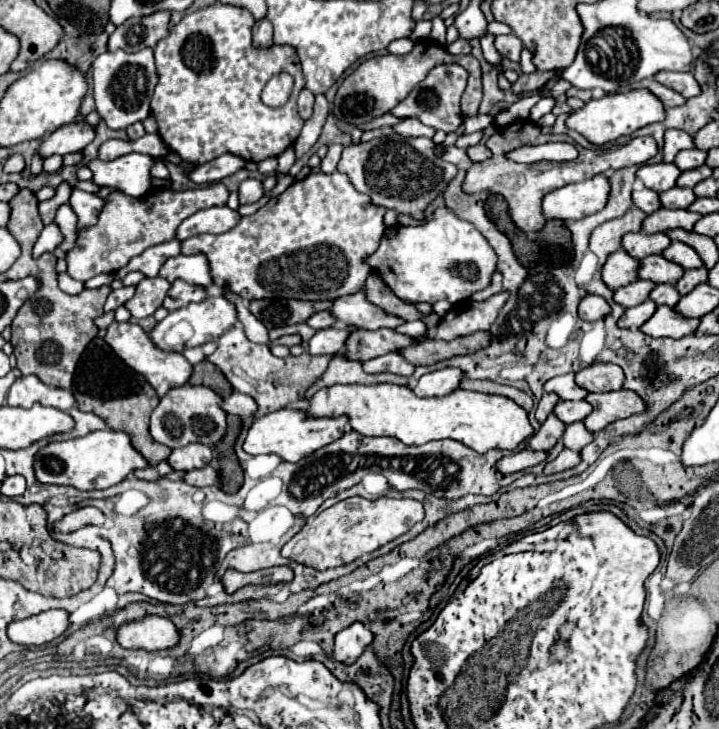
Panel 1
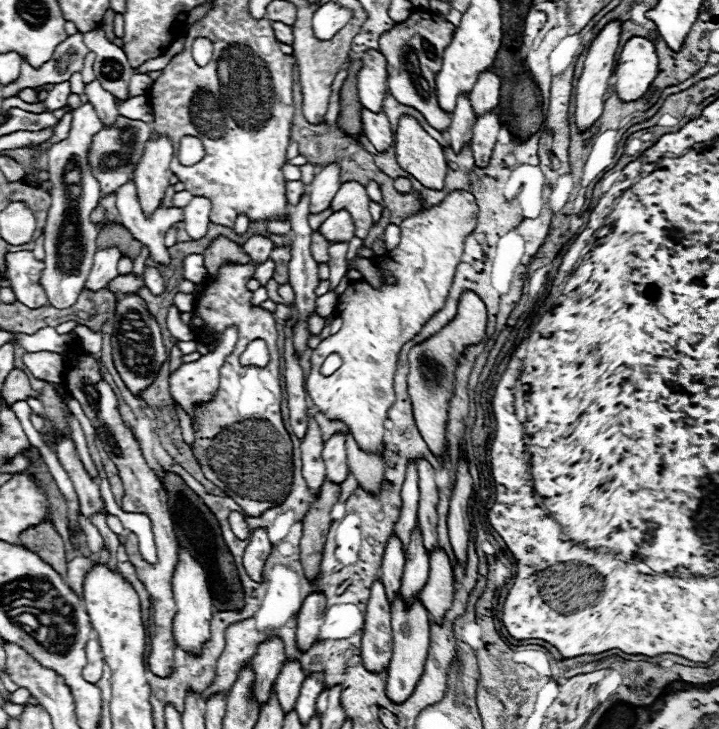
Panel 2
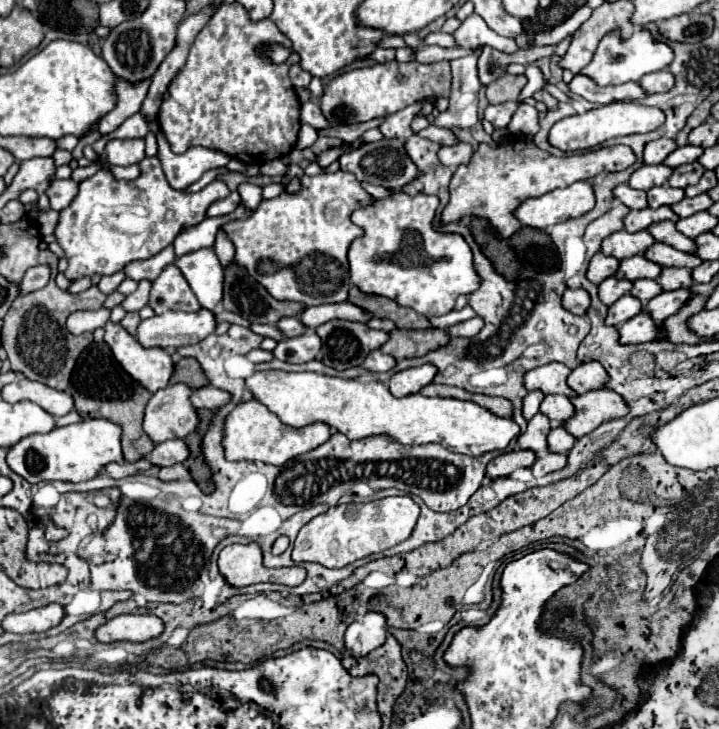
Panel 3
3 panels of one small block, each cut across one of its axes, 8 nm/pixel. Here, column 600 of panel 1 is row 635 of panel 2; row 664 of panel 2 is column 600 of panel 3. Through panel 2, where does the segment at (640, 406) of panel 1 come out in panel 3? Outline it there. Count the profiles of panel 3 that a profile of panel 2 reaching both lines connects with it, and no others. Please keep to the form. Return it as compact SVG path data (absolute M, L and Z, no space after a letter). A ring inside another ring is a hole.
M608 388L590 390L586 394L572 396L570 402L574 404L574 416L562 422L562 426L574 438L582 438L590 434L594 428L598 428L602 422L612 418L622 418L628 412L622 396L618 396L614 390Z

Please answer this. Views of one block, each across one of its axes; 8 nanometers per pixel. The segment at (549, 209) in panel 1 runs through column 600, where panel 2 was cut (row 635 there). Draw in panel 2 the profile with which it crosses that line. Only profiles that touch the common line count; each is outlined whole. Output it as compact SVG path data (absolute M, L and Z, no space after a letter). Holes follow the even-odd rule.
M178 548L178 564L172 576L172 592L176 600L176 620L174 620L174 636L176 644L186 652L200 652L202 644L210 638L210 616L212 616L212 596L208 590L208 580L202 564L186 550Z

